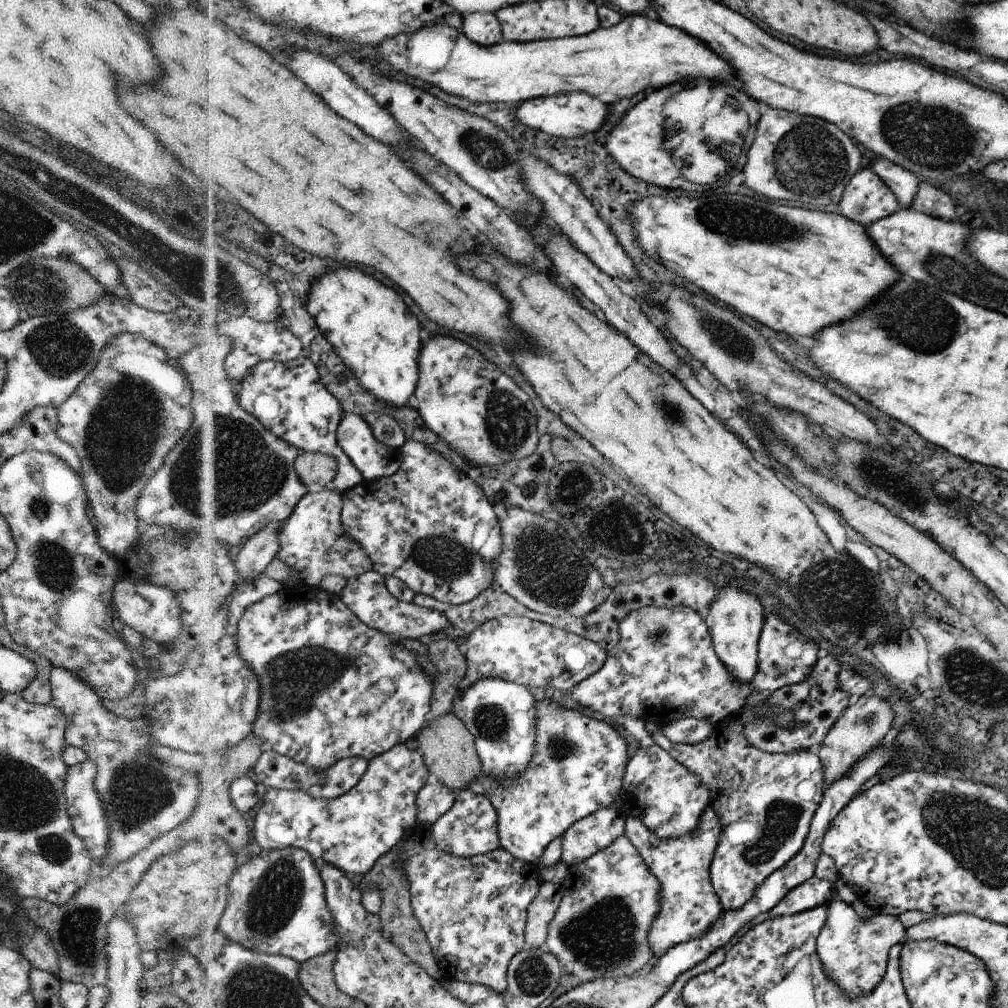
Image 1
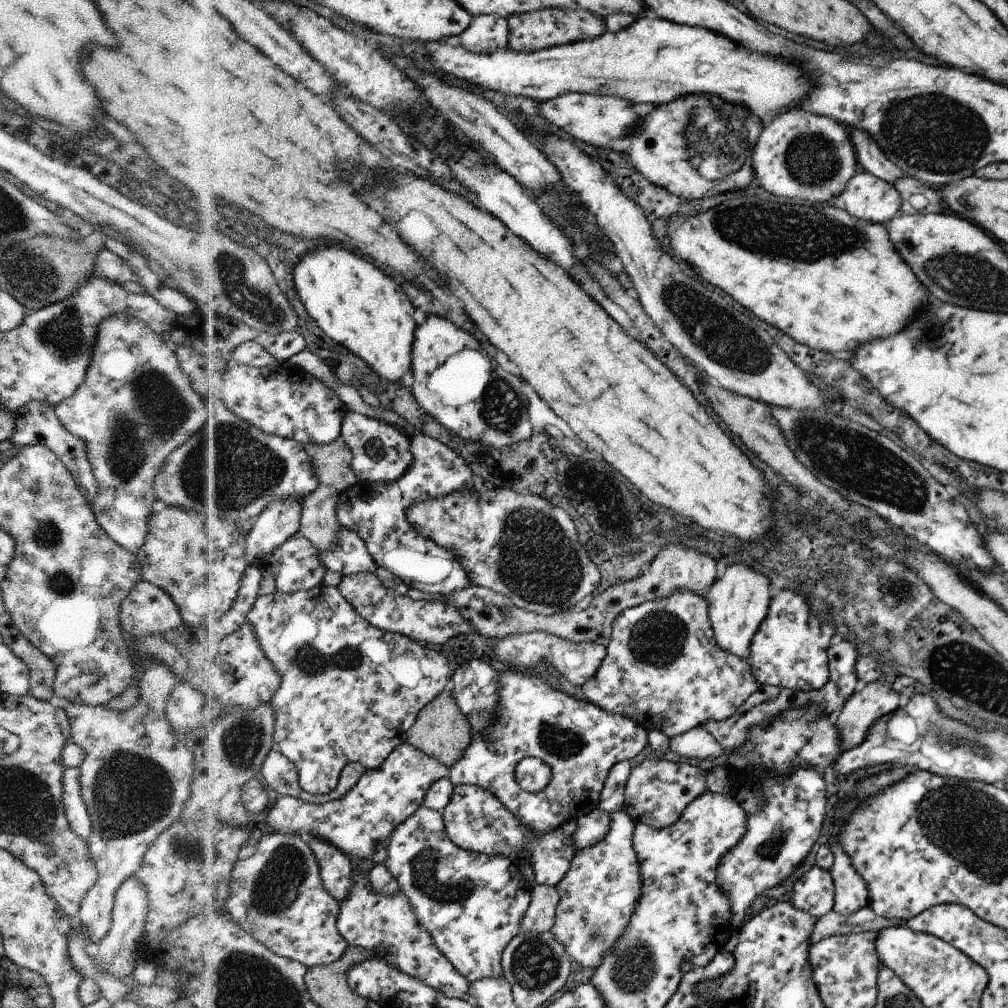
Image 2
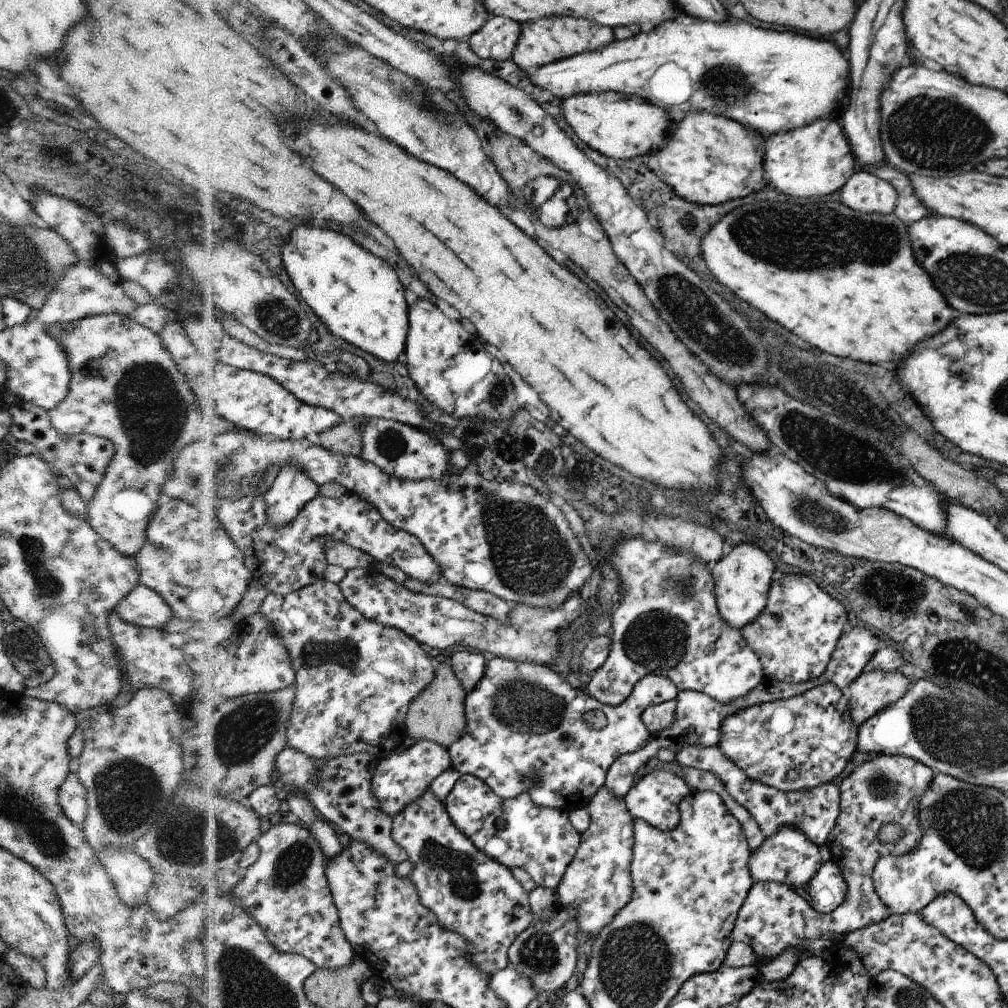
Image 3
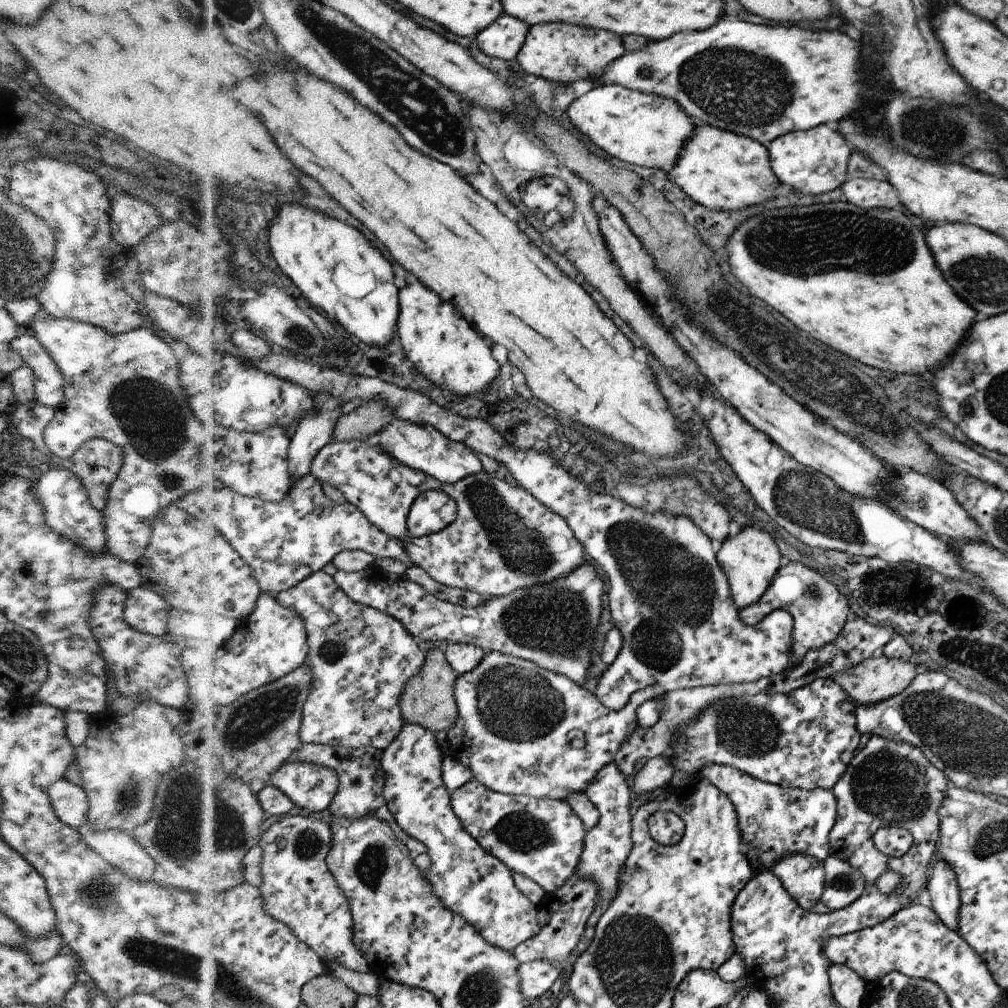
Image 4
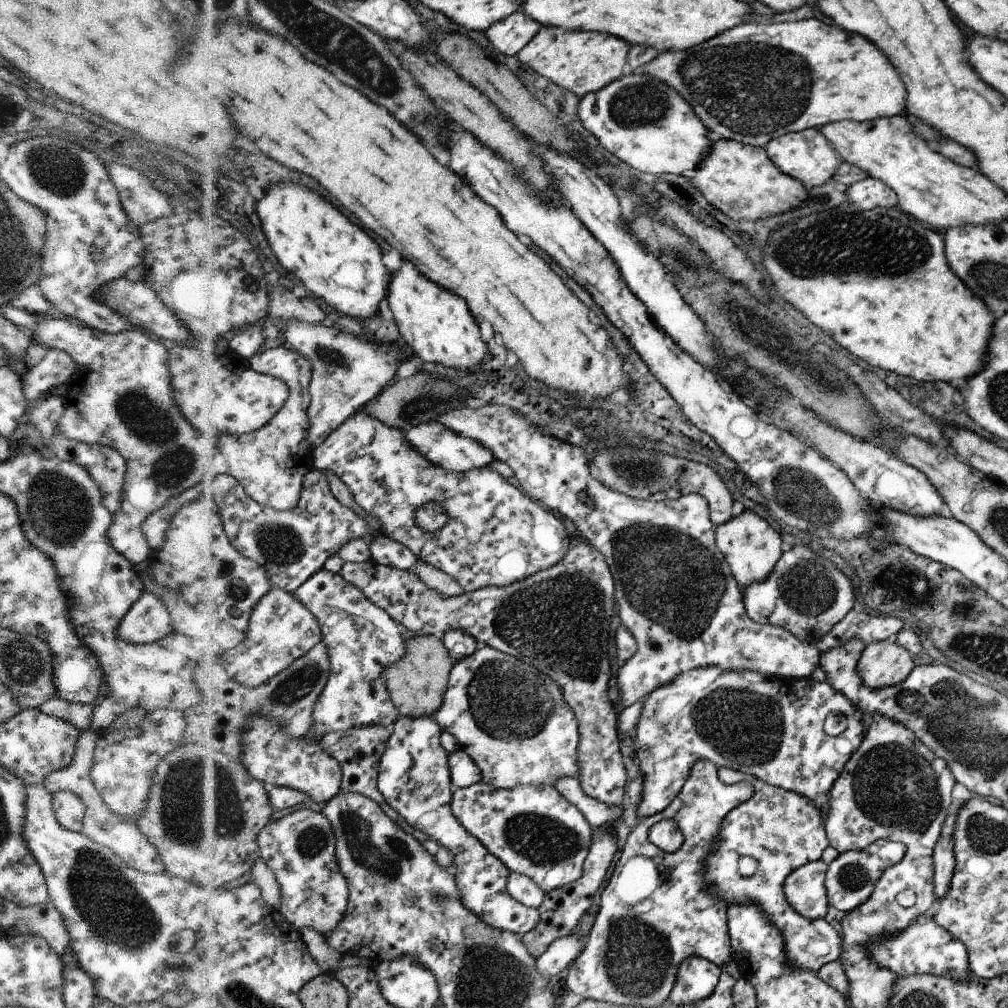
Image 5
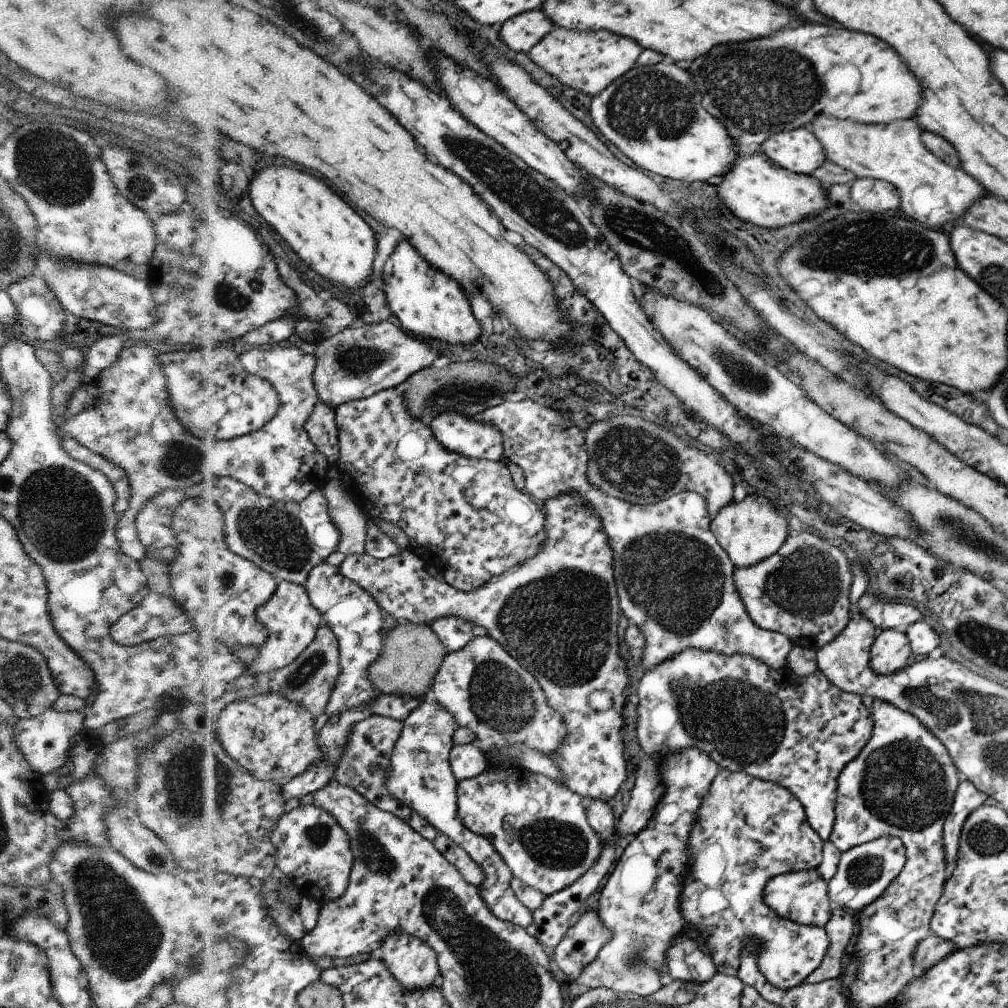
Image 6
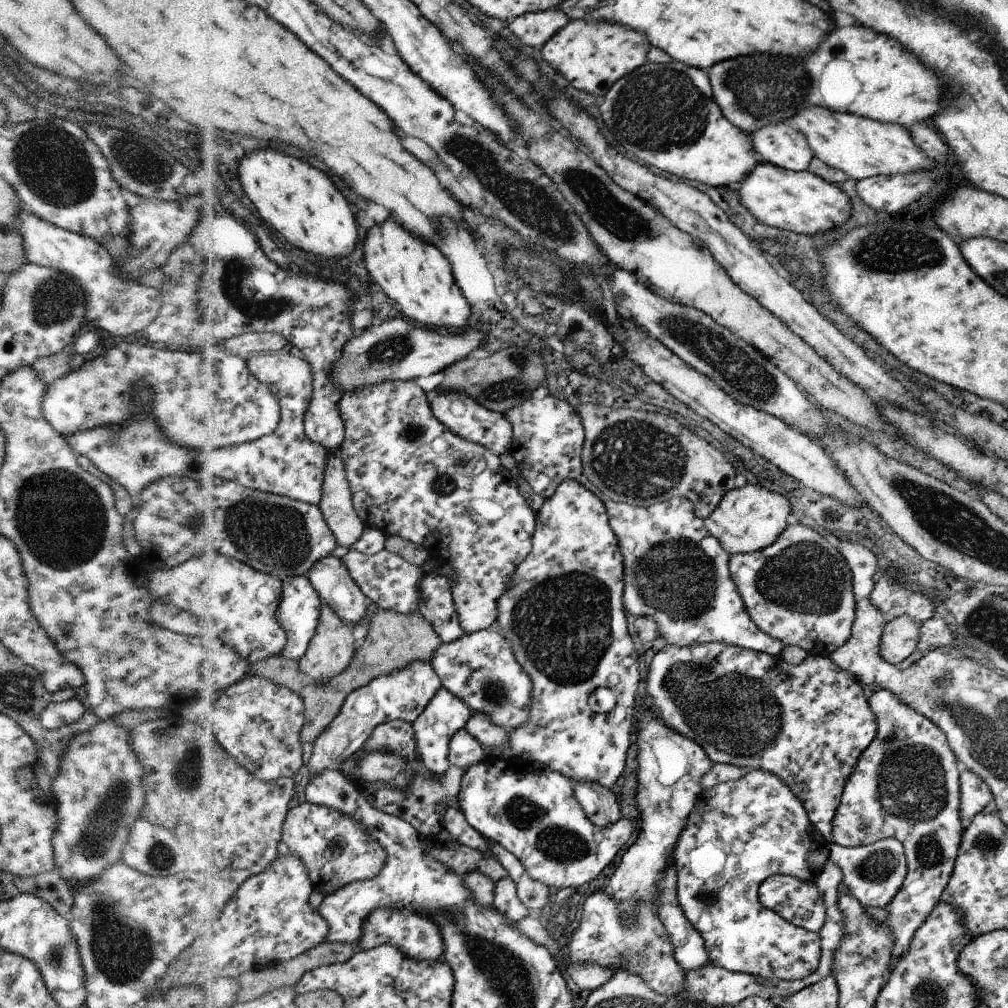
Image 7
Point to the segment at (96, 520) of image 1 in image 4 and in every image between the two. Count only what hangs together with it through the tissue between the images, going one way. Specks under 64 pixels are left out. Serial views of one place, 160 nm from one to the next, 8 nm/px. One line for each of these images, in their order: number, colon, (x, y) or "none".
2: (135, 406)
3: (125, 386)
4: (125, 388)

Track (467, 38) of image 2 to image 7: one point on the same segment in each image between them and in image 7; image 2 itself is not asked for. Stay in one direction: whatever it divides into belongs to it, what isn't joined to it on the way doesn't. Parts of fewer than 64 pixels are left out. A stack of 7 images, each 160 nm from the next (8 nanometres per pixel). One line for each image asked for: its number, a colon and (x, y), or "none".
3: (497, 39)
4: (504, 39)
5: (509, 36)
6: (521, 33)
7: (535, 29)

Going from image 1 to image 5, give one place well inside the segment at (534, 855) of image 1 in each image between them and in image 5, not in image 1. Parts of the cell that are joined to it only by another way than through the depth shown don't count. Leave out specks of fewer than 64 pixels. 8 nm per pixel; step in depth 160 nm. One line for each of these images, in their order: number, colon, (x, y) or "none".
2: (581, 742)
3: (526, 732)
4: (522, 730)
5: (512, 719)

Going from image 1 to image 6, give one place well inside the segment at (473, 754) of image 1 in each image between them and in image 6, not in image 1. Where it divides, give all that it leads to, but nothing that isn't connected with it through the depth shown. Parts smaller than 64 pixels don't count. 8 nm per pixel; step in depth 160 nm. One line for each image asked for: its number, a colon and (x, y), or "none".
2: (443, 730)
3: (439, 714)
4: (429, 700)
5: (418, 684)
6: (414, 653)

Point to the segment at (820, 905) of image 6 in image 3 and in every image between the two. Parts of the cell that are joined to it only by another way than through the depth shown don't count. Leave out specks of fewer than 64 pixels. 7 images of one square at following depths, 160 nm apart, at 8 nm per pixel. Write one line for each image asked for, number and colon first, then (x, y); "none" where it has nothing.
3: (789, 857)
4: (802, 875)
5: (804, 889)

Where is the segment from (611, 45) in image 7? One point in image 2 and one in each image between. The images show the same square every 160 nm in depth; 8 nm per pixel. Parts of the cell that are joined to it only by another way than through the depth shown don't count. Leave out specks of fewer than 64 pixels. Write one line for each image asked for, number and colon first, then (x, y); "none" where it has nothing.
2: (529, 32)
3: (546, 41)
4: (562, 53)
5: (584, 62)
6: (588, 61)

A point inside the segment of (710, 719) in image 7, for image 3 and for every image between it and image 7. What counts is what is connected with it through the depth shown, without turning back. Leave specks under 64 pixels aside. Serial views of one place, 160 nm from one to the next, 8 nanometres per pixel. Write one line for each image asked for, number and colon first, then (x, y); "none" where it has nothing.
3: (795, 744)
4: (805, 739)
5: (772, 728)
6: (798, 731)

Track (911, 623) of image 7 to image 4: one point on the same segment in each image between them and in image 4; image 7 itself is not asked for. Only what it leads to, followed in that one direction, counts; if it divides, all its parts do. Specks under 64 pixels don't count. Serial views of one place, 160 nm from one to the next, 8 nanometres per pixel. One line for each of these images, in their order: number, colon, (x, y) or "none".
4: (876, 678)
5: (883, 664)
6: (890, 650)

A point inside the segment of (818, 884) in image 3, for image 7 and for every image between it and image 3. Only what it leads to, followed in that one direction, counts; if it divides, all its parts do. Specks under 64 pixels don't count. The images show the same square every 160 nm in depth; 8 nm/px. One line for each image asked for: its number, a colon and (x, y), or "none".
4: (845, 884)
5: (851, 878)
6: (864, 872)
7: (874, 873)

